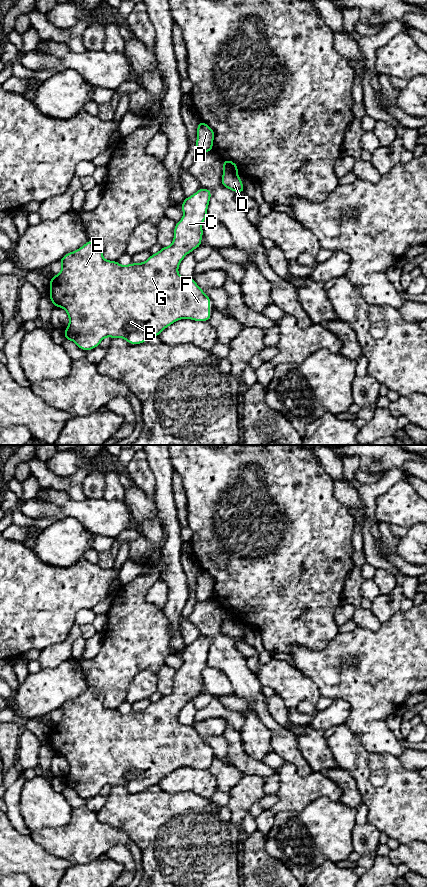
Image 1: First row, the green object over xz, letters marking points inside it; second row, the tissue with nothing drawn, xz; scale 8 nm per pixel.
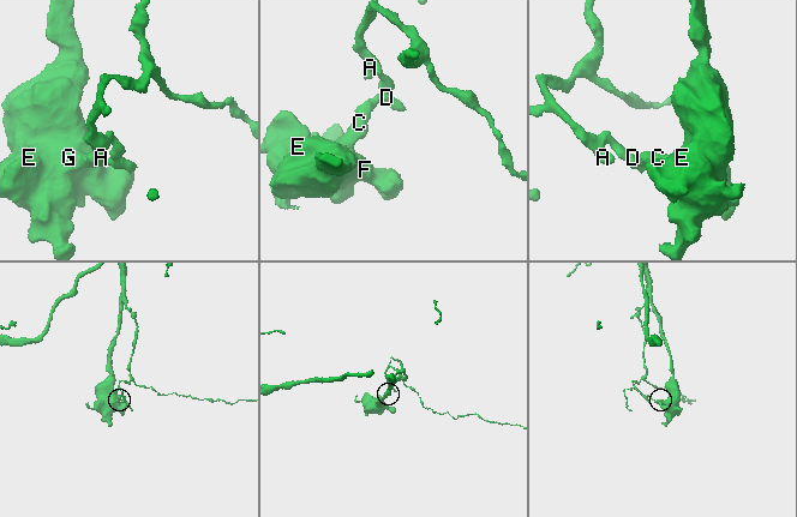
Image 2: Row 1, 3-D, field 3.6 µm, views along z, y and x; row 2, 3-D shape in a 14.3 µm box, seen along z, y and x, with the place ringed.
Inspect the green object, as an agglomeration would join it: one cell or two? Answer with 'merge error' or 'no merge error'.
merge error

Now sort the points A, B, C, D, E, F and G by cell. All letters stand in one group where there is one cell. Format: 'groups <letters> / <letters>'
groups A / B C D E F G

